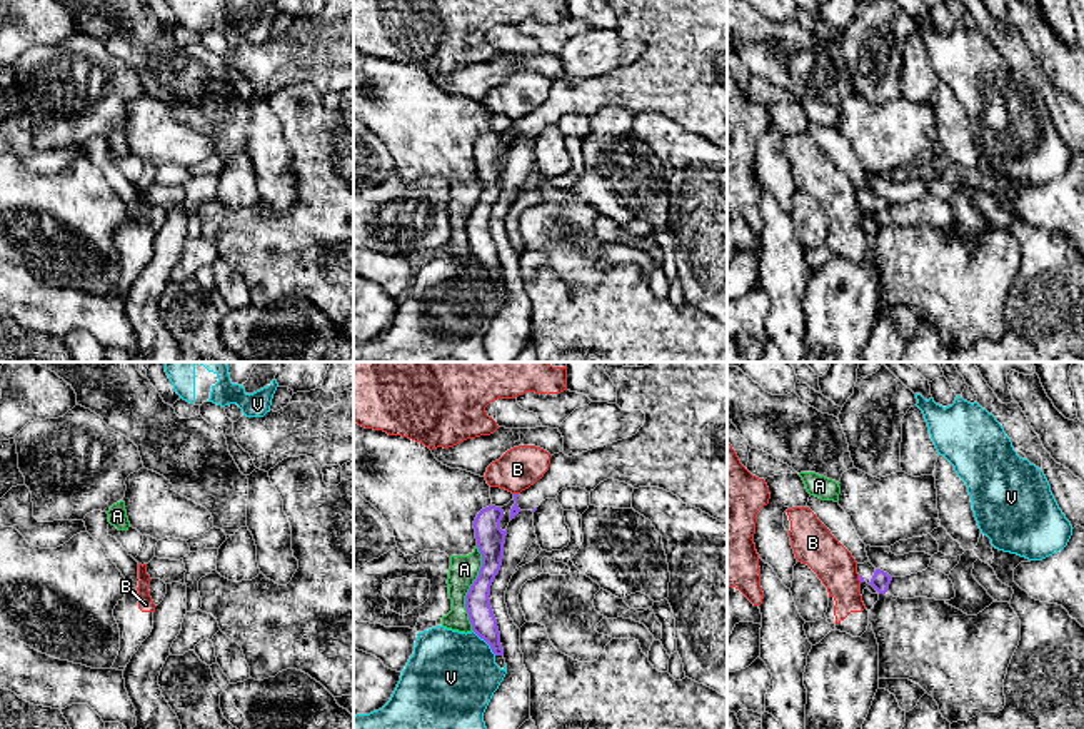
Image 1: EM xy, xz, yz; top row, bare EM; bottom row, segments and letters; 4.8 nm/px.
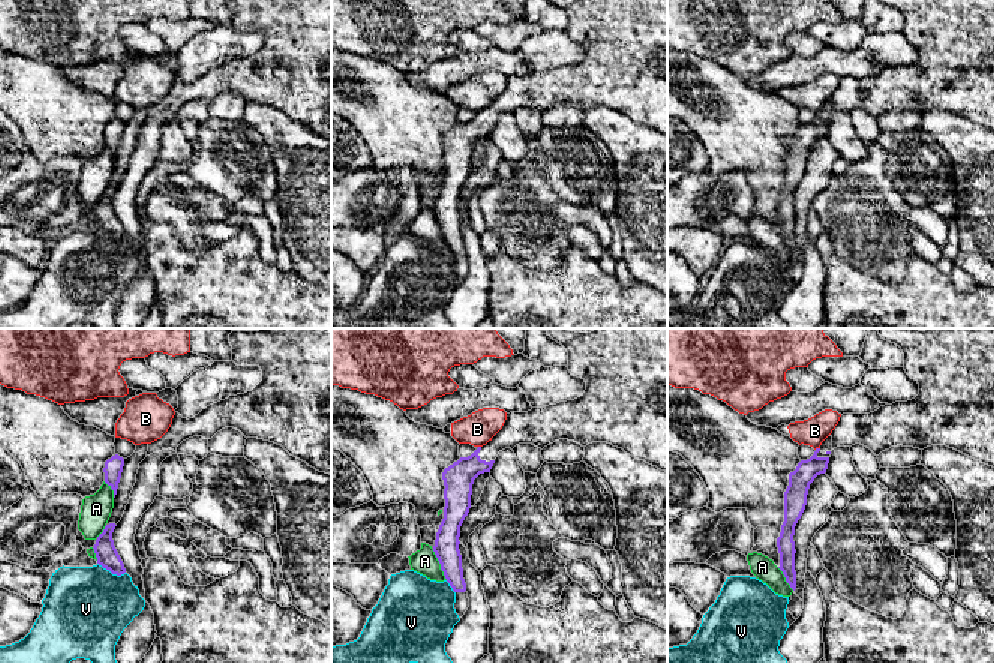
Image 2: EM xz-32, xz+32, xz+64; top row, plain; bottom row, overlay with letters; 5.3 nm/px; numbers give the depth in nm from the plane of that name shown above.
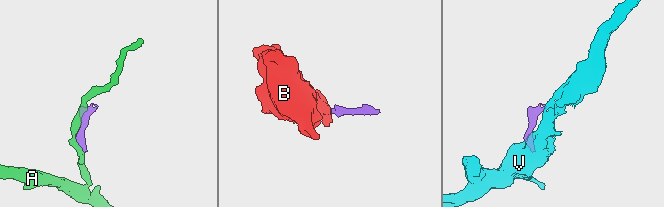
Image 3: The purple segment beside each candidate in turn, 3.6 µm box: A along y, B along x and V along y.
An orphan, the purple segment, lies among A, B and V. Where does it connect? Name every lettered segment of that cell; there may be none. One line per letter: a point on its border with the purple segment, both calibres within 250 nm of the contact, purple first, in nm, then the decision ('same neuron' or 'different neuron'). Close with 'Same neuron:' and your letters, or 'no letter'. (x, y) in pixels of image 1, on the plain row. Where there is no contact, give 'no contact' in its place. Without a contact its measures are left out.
A: xz (471, 214) | 130/140 nm | different neuron
B: yz (859, 206) | 20/190 nm | different neuron
V: xz (486, 267) | 120/440 nm | different neuron
Same neuron: no letter

